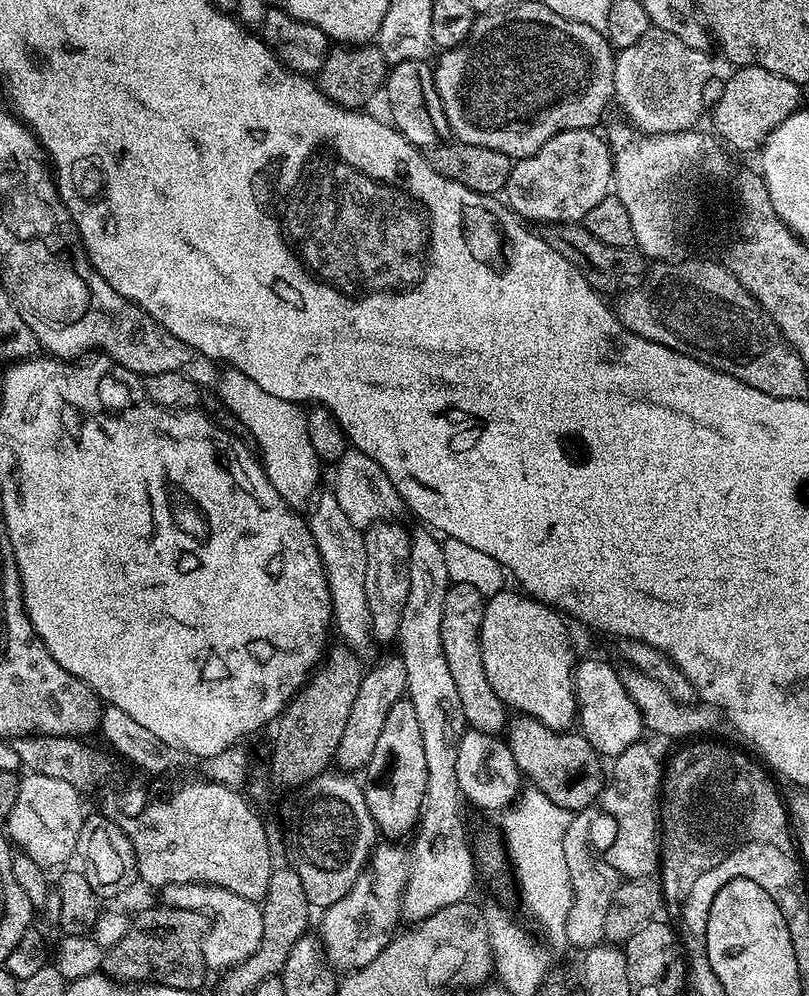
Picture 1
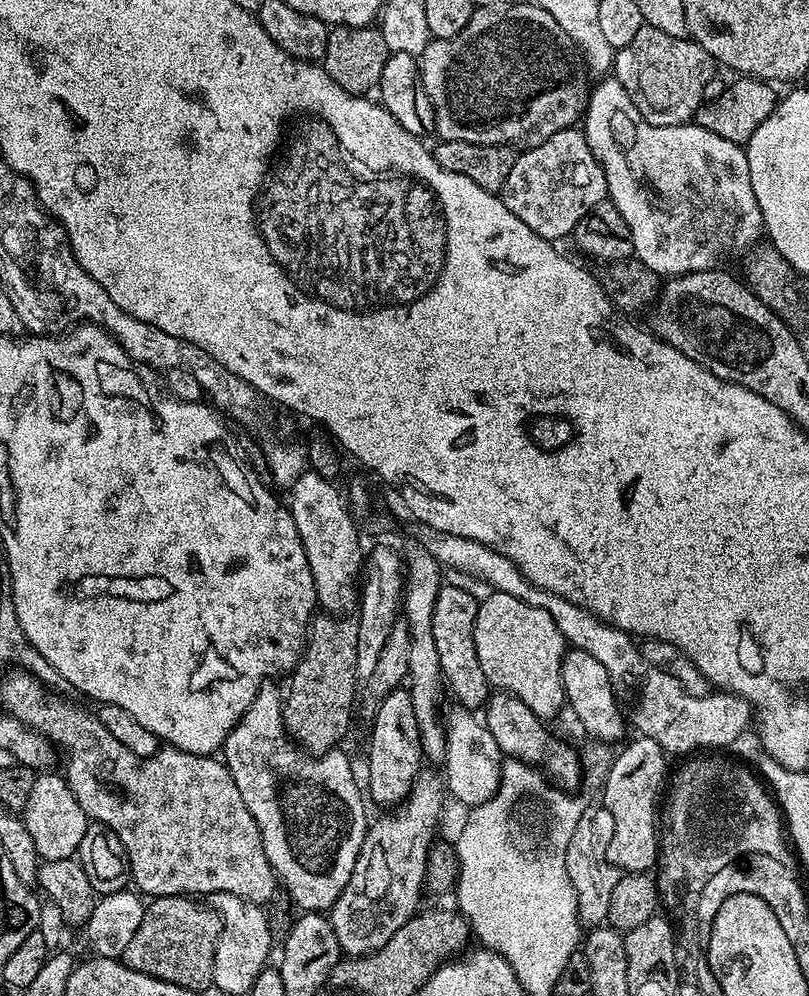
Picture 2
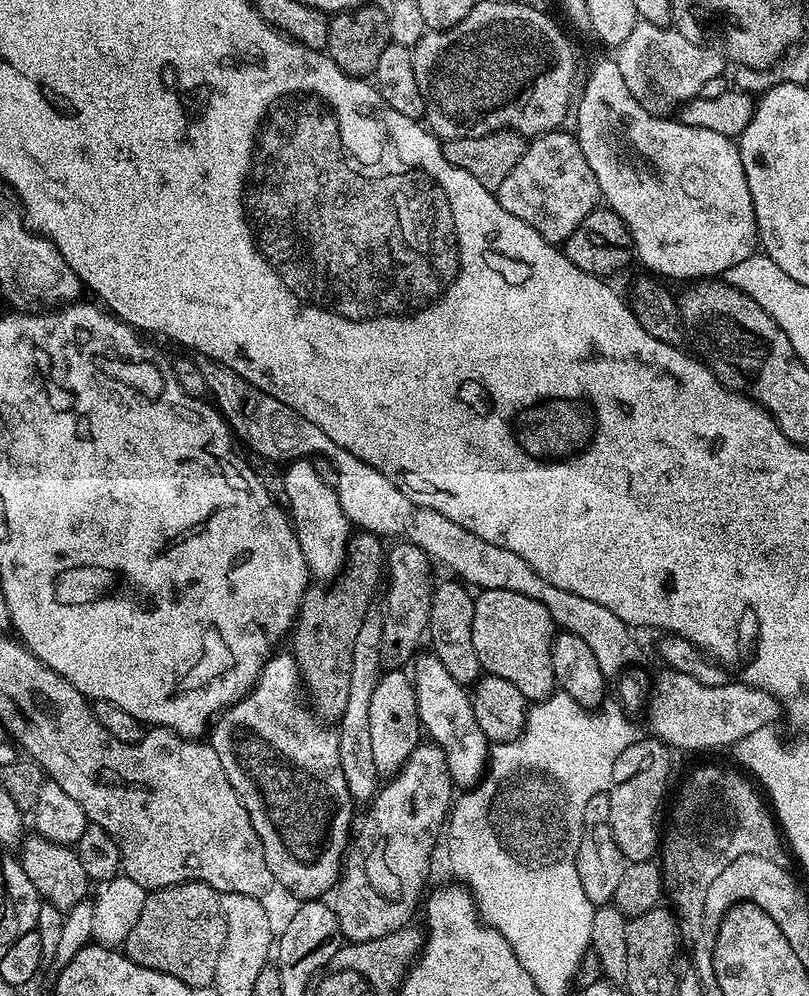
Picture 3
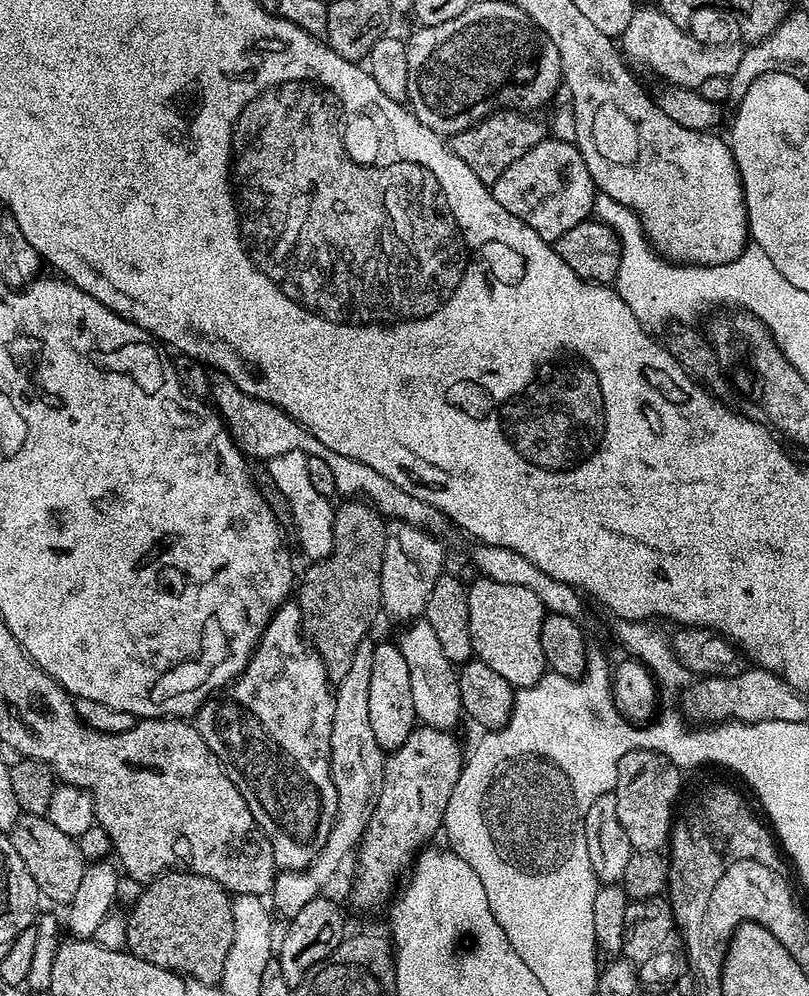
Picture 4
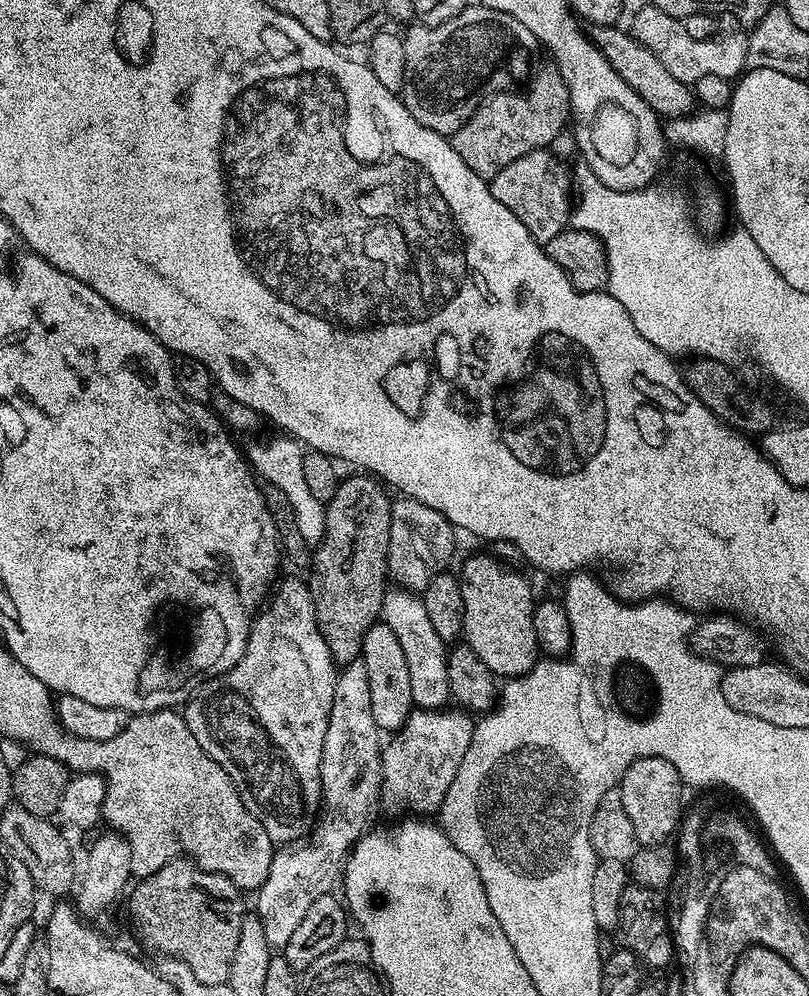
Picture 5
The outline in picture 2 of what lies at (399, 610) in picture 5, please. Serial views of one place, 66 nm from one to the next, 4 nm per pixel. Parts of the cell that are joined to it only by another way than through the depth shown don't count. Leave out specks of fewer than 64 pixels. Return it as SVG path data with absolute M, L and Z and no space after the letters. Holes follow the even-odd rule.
M453 707L453 712L447 714L447 736L445 758L442 763L442 775L446 781L447 791L456 800L461 800L467 806L475 806L491 798L498 790L500 785L500 769L502 767L502 753L498 742L494 742L494 734L490 734L490 730L485 726L483 719L478 718L475 711Z

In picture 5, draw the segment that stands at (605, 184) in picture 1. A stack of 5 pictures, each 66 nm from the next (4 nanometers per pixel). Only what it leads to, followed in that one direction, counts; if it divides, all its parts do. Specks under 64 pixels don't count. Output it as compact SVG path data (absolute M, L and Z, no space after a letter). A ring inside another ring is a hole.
M539 148L530 154L522 154L522 158L510 162L506 170L498 170L490 187L494 198L498 198L498 202L502 202L502 206L530 230L541 246L546 246L554 234L569 227L574 203L574 176L552 150Z

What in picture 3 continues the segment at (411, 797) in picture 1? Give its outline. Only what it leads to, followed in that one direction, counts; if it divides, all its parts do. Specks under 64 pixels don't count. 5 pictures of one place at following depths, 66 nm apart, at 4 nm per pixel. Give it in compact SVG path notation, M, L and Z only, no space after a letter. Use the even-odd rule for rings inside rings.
M388 670L383 673L374 686L374 694L370 698L370 739L374 750L374 766L381 777L391 778L399 772L400 767L410 758L412 751L422 743L422 725L418 718L418 702L416 686L412 677L404 670Z

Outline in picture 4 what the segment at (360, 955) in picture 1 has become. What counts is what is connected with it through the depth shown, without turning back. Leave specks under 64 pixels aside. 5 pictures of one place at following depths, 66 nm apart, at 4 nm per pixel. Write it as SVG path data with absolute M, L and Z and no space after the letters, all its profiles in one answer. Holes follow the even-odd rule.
M418 726L410 734L410 738L406 738L406 742L402 742L402 746L395 748L385 759L382 794L378 794L378 806L374 806L374 814L370 814L370 822L360 840L358 855L355 857L356 881L352 884L354 907L383 909L393 899L394 889L397 887L396 879L399 878L400 872L405 873L411 869L418 853L431 841L428 839L443 829L446 805L450 802L450 794L454 794L454 782L458 782L458 774L466 759L465 749L460 749L459 742L452 735L451 731L442 728Z

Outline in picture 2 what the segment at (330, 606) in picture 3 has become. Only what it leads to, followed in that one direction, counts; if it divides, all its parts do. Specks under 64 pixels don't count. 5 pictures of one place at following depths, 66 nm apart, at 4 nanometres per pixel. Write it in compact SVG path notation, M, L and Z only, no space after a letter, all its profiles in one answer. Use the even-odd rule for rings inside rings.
M320 614L308 626L308 643L290 673L288 696L283 697L284 728L299 747L313 753L337 747L352 724L352 707L358 704L356 662L358 634L351 619Z

